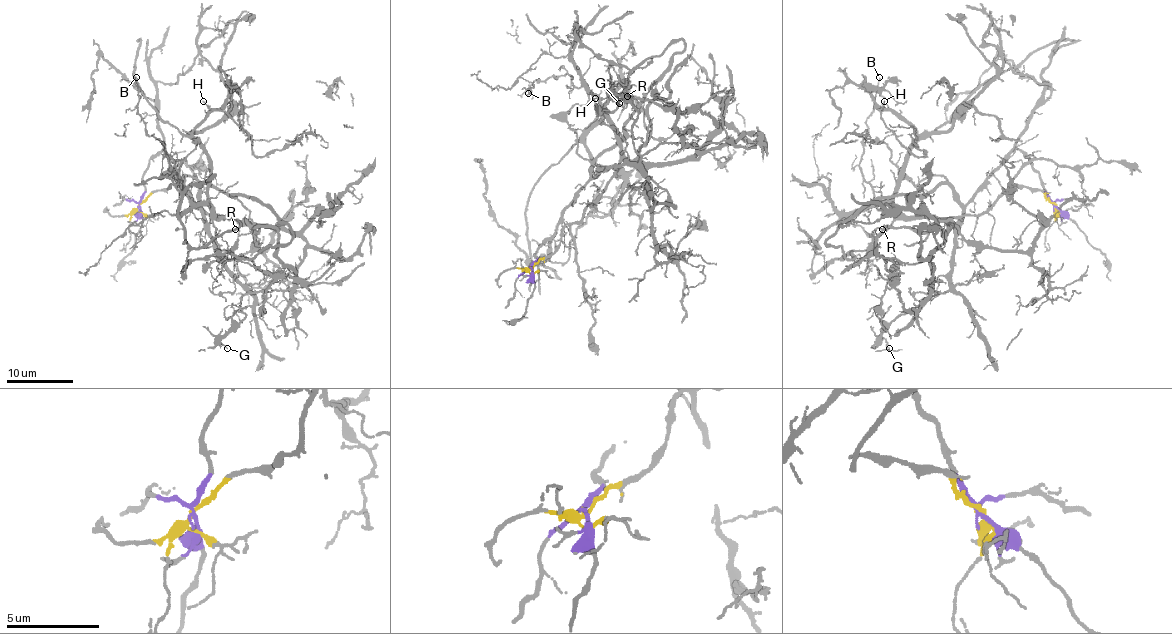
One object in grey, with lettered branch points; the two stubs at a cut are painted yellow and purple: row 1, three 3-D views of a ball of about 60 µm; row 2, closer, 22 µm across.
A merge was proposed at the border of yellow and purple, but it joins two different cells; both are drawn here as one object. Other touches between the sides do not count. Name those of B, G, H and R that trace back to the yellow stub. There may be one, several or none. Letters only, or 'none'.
B, H, R

